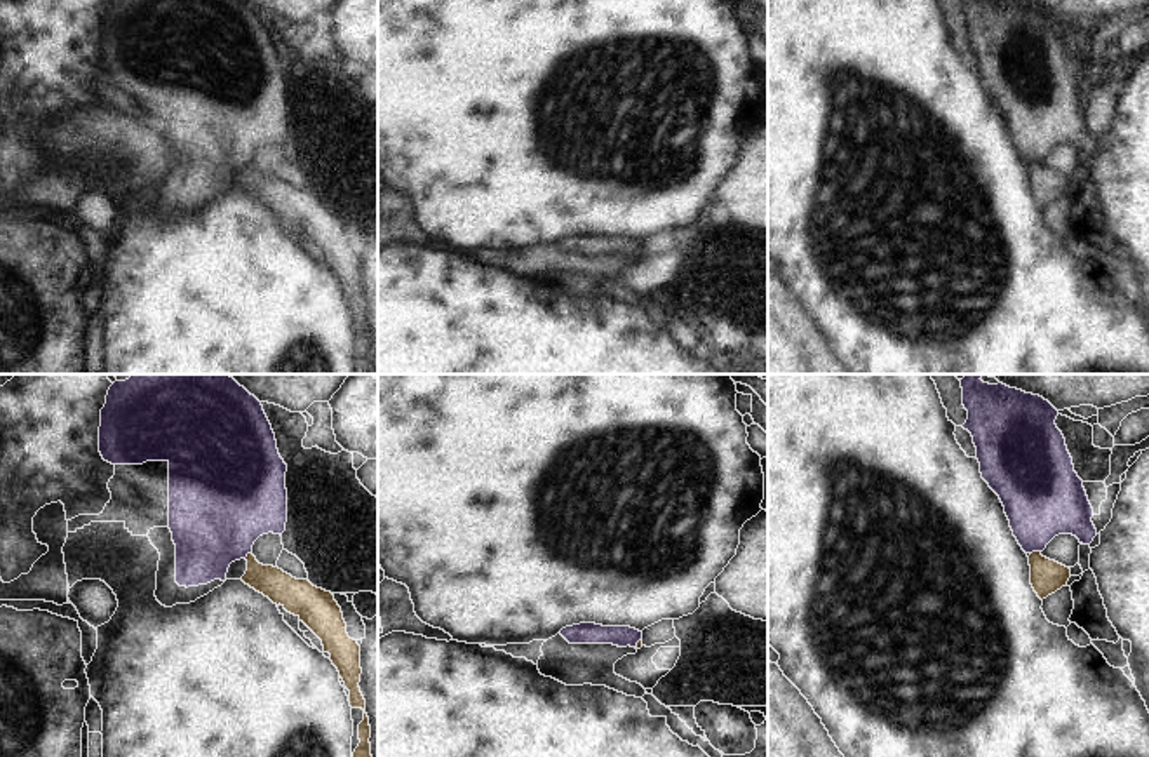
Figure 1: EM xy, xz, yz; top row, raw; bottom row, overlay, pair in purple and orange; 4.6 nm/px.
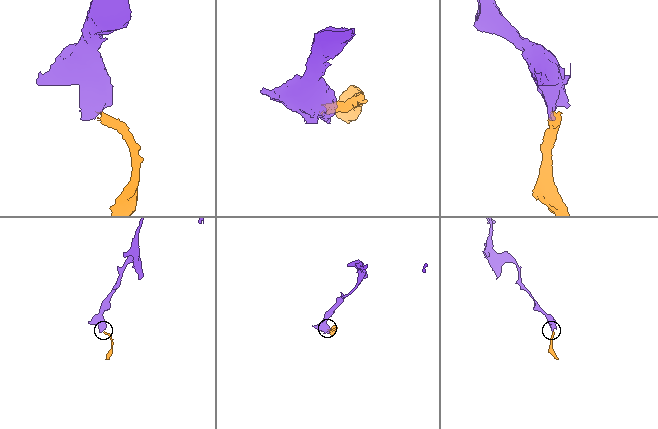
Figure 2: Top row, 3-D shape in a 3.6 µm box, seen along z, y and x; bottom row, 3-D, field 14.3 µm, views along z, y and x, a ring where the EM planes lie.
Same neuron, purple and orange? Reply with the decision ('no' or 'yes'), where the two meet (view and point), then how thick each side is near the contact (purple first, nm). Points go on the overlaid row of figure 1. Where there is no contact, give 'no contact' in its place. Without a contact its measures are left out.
no | yz (1034, 550) | 360/160 nm

